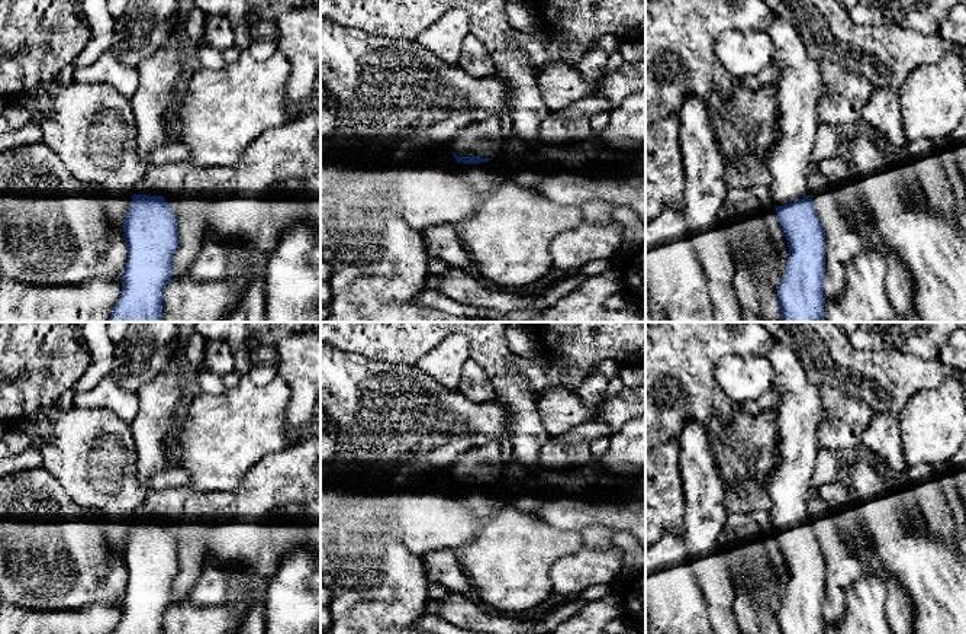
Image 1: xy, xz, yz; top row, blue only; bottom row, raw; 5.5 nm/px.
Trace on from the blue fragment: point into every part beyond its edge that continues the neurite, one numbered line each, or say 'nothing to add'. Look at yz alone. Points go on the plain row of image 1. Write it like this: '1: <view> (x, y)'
1: yz (788, 486)

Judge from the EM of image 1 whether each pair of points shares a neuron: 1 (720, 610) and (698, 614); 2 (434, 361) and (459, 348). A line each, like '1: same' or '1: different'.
1: different
2: same

